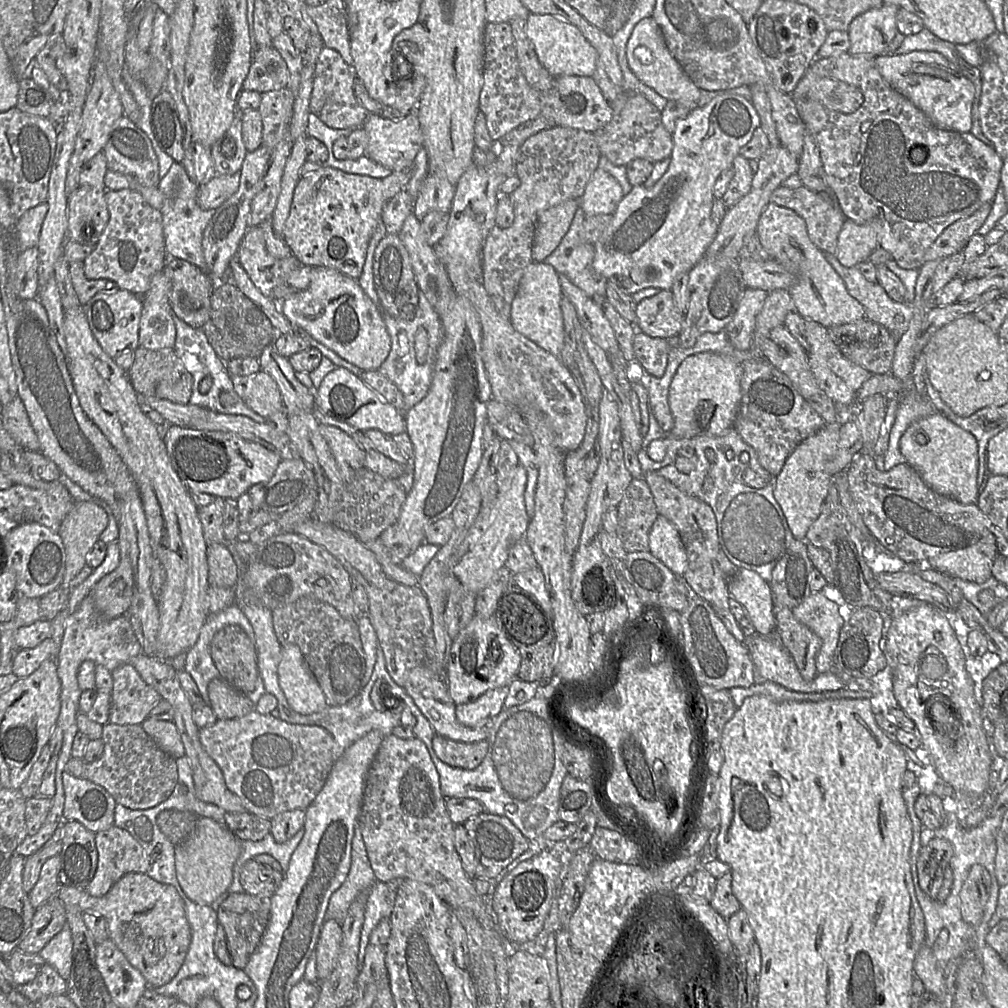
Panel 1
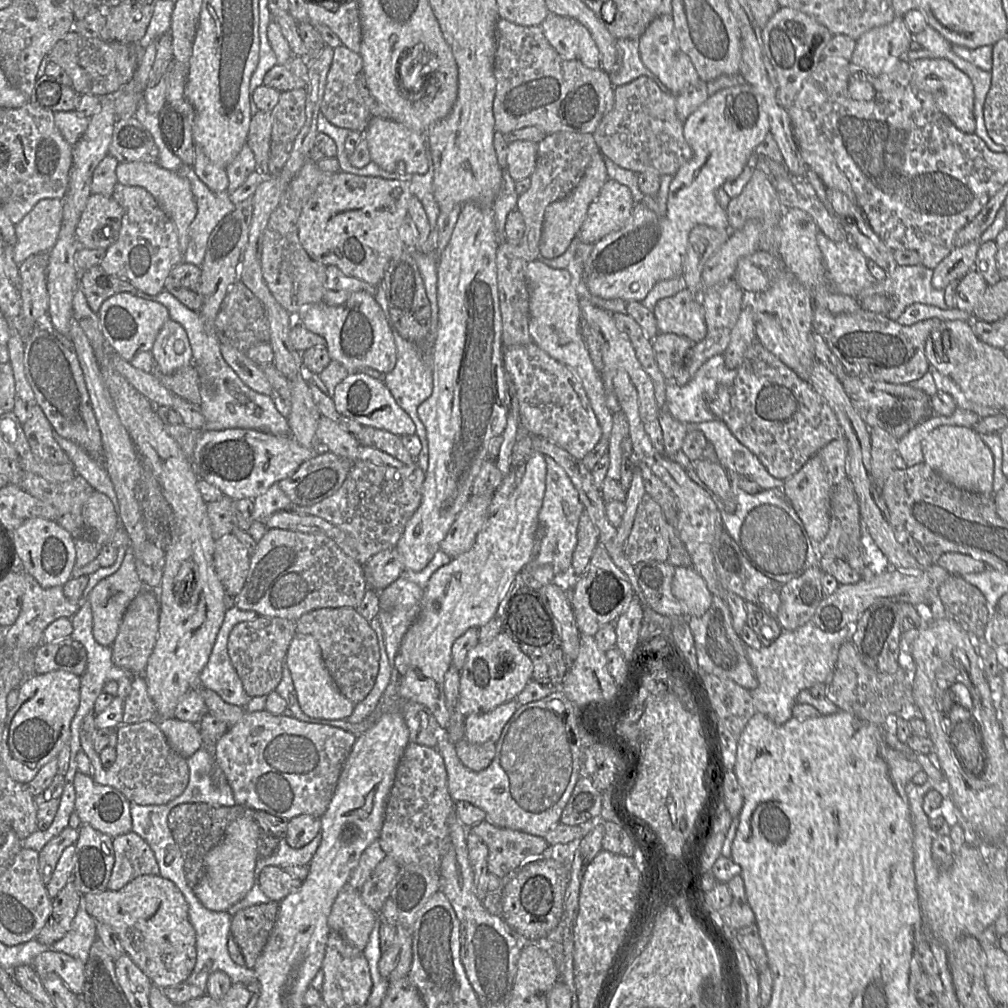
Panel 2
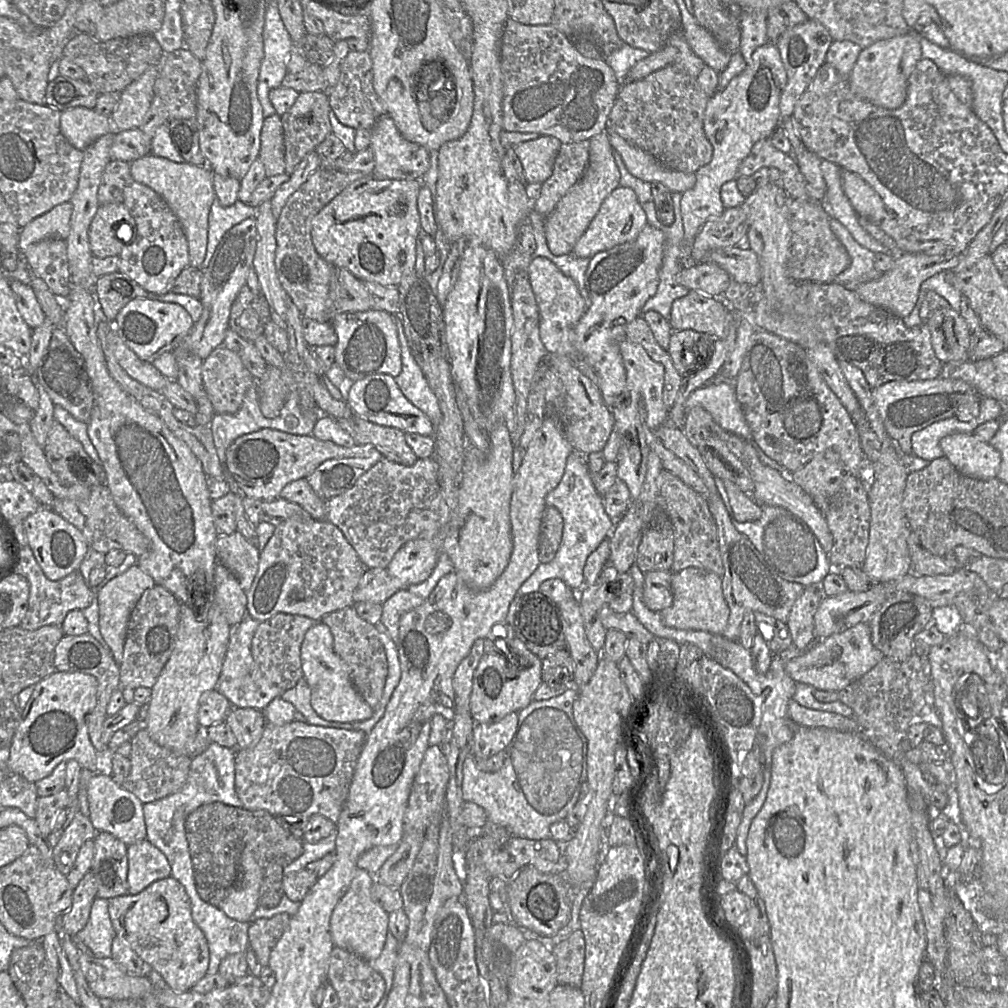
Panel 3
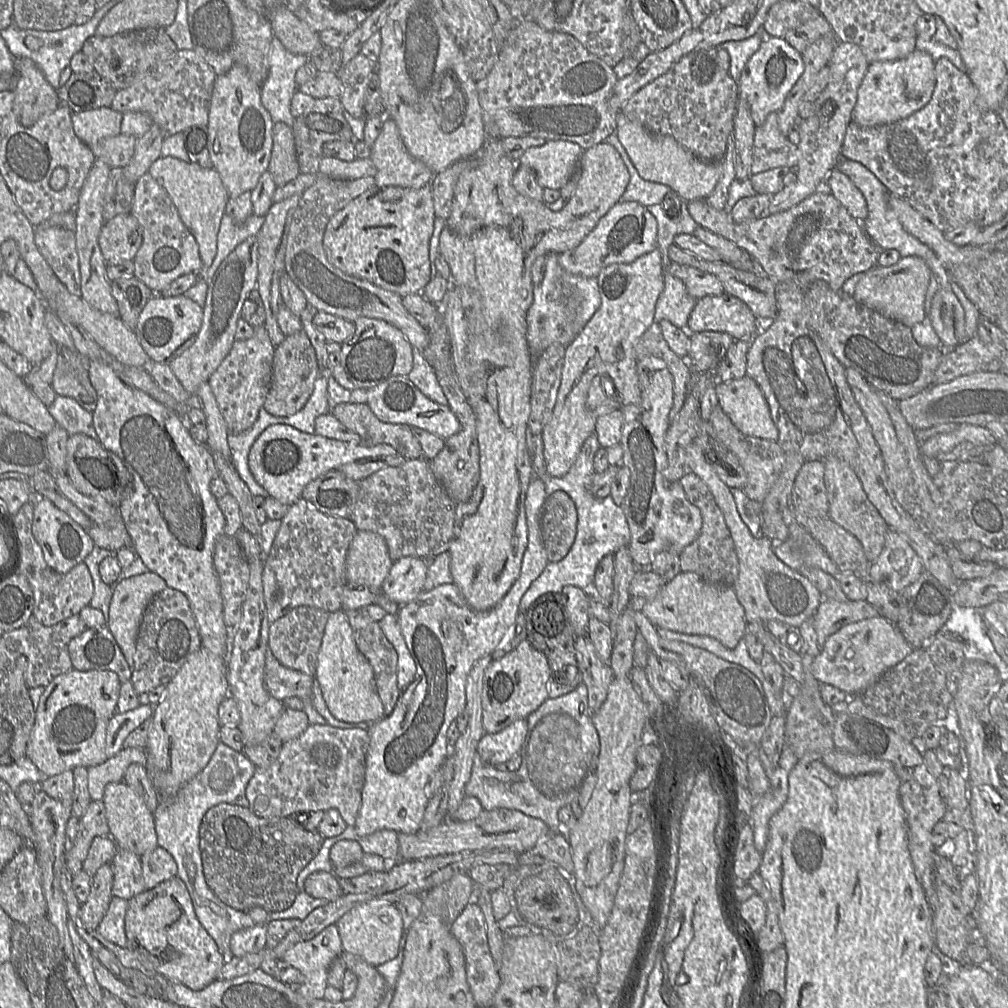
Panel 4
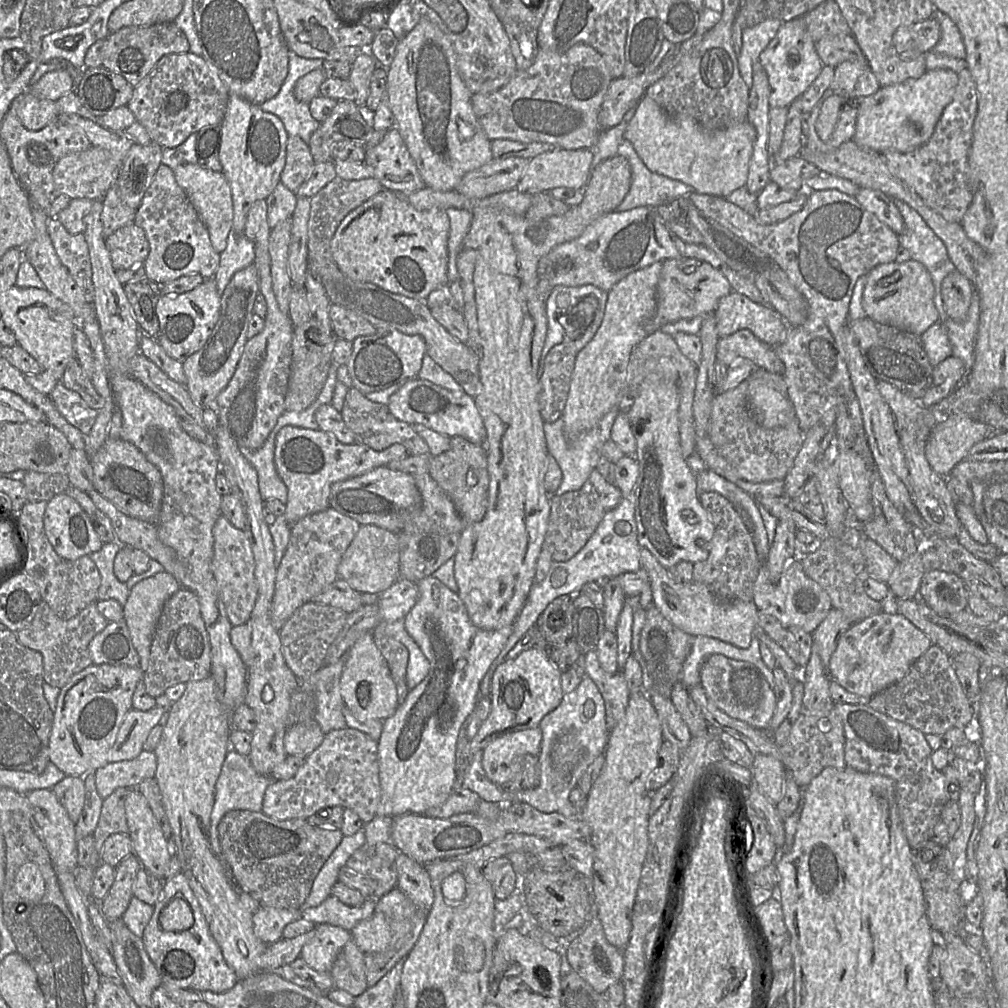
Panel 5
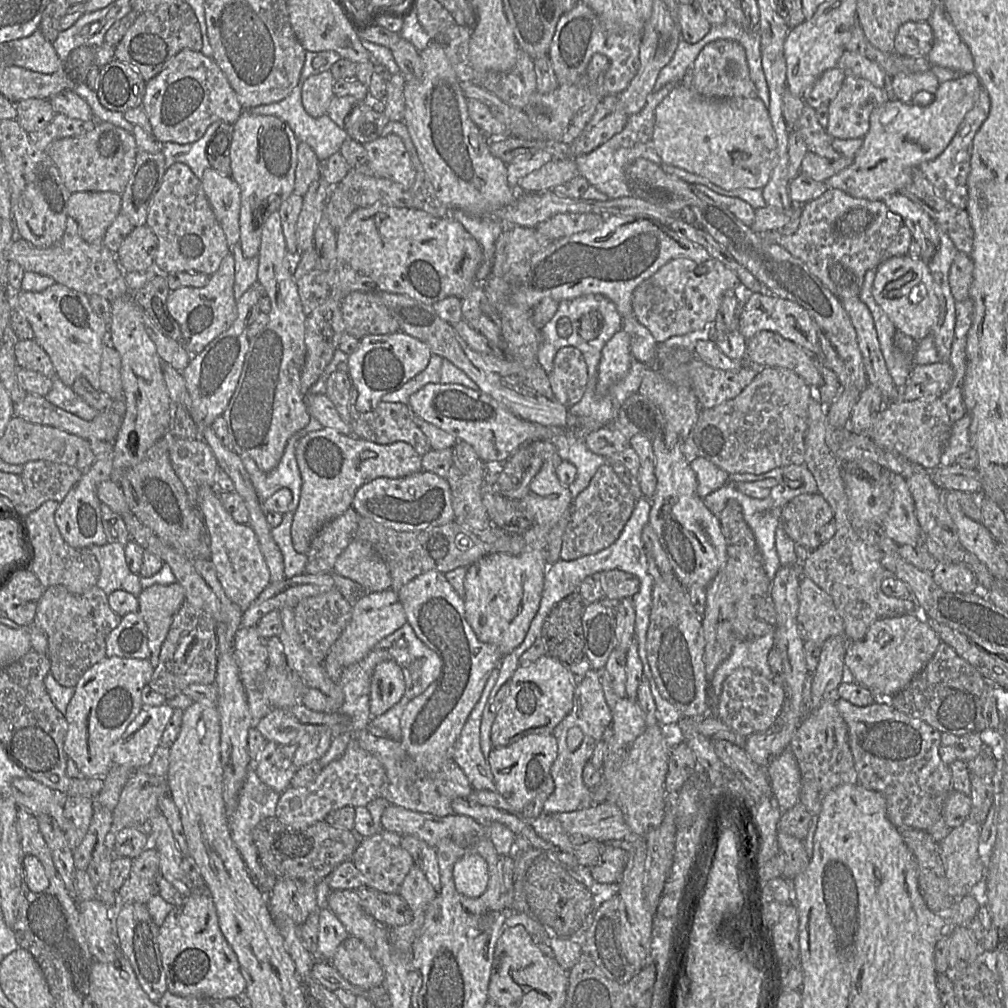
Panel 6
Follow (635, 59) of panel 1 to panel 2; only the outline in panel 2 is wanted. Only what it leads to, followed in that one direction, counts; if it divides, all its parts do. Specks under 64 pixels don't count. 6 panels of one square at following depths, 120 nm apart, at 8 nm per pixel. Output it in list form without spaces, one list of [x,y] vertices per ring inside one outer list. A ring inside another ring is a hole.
[[[671,14],[657,16],[638,39],[638,43],[641,61],[668,88],[669,93],[677,95],[700,81],[689,56],[682,52],[678,45]]]

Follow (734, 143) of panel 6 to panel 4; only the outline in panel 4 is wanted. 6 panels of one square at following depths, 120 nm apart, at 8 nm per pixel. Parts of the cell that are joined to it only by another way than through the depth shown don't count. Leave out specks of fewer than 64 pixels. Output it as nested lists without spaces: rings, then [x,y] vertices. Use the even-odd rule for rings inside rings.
[[[617,114],[615,132],[640,177],[644,180],[664,184],[687,201],[705,199],[717,185],[721,175],[720,161],[699,160],[673,137],[653,135],[639,123],[629,121],[620,114]]]

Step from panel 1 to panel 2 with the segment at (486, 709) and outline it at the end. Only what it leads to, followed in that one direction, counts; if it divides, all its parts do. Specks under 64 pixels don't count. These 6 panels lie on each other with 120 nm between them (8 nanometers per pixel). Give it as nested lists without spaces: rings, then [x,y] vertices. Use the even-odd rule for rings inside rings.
[[[511,700],[483,714],[471,714],[465,718],[465,739],[473,744],[483,744],[499,739],[503,728],[519,707]]]

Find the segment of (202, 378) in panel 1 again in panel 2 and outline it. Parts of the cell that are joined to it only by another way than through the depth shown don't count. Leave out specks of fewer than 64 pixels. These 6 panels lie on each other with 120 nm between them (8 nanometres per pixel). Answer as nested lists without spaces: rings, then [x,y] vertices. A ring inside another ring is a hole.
[[[165,290],[157,295],[147,294],[145,297],[138,294],[131,295],[160,303],[166,307],[169,312],[170,320],[181,325],[187,333],[192,349],[192,366],[196,368],[198,365],[202,365],[210,374],[213,383],[211,385],[201,383],[200,388],[200,407],[205,417],[203,430],[221,431],[244,428],[257,429],[273,435],[291,435],[288,417],[284,417],[277,410],[271,396],[258,393],[249,388],[224,360],[221,354],[221,344],[215,335],[215,331],[208,329],[204,325],[200,312],[190,310],[176,297]]]

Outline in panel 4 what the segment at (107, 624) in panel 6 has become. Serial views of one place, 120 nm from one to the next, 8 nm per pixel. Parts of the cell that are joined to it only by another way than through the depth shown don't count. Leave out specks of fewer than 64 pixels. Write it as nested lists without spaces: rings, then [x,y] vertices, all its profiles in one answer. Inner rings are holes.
[[[78,614],[53,626],[44,626],[31,615],[28,621],[18,629],[2,632],[2,637],[9,650],[26,657],[24,680],[30,689],[38,686],[46,687],[55,677],[73,669],[68,644],[71,639],[86,629],[85,623]]]

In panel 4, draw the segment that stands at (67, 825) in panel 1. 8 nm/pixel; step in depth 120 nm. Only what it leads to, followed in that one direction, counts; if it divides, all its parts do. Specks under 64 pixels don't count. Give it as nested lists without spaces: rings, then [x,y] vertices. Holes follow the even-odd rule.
[[[119,848],[110,865],[113,872],[112,894],[114,897],[129,900],[147,890],[138,855]]]

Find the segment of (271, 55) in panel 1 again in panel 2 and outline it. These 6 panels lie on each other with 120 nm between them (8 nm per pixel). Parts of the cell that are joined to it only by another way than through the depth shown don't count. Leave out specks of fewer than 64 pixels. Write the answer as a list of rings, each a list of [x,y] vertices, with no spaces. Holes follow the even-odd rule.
[[[292,56],[284,64],[276,64],[264,76],[263,86],[280,92],[305,89],[308,84],[308,64],[306,57]]]

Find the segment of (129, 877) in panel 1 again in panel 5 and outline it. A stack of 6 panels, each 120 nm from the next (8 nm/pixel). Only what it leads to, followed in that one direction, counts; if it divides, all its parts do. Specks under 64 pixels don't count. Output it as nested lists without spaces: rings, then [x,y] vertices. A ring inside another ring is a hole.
[[[183,872],[163,881],[160,897],[153,906],[153,915],[141,938],[163,982],[197,992],[221,993],[233,988],[239,978],[225,961]]]

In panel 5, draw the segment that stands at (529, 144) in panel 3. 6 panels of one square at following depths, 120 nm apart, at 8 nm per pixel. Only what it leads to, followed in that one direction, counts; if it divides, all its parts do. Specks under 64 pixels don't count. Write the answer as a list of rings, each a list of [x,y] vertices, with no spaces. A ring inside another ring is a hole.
[[[556,148],[529,159],[517,190],[525,193],[550,192],[565,187],[583,190],[592,171],[590,149],[566,150]]]

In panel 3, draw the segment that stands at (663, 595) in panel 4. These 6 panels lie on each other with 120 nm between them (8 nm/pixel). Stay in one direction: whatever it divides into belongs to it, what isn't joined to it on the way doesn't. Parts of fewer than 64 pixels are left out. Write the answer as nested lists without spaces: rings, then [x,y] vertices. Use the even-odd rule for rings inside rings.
[[[688,567],[672,574],[673,603],[660,612],[663,622],[673,628],[707,631],[722,635],[728,618],[729,607],[722,591],[721,576],[696,567]]]

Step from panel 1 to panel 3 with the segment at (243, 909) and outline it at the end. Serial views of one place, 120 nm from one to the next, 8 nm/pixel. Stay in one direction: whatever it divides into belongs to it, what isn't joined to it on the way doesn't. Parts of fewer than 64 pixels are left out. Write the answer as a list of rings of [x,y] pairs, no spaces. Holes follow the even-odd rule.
[[[281,913],[270,918],[259,918],[248,929],[249,948],[258,962],[267,966],[272,949],[289,925],[290,915]]]

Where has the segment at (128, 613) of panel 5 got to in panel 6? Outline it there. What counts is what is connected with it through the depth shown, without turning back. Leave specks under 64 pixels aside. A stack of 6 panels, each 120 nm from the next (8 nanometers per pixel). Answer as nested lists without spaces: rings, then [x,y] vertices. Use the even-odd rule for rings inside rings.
[[[178,582],[169,585],[154,584],[143,588],[137,598],[138,612],[147,625],[149,660],[155,668],[174,615],[186,600],[185,590]]]

